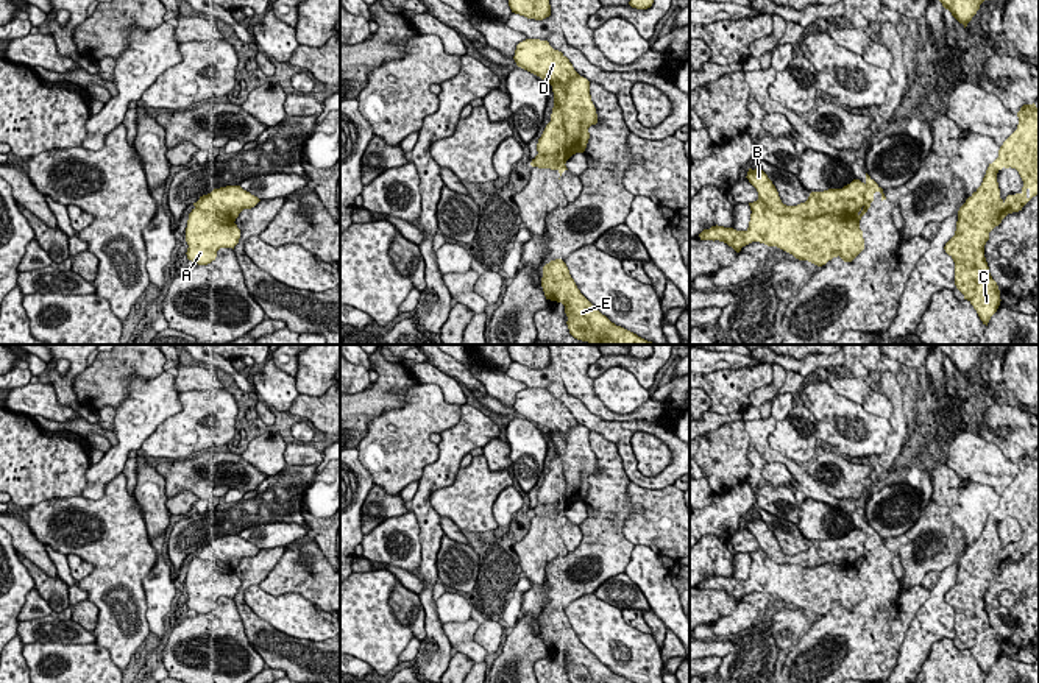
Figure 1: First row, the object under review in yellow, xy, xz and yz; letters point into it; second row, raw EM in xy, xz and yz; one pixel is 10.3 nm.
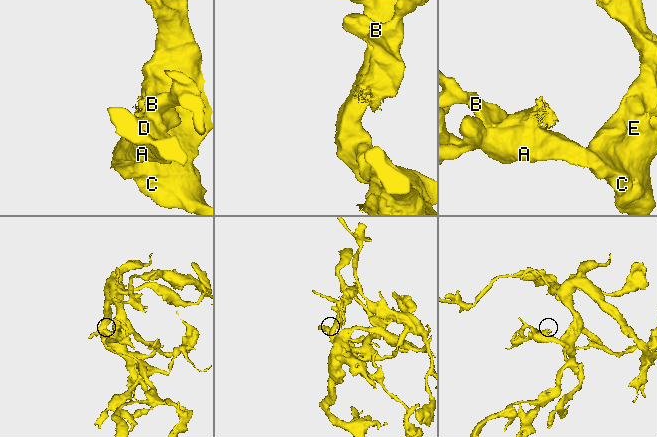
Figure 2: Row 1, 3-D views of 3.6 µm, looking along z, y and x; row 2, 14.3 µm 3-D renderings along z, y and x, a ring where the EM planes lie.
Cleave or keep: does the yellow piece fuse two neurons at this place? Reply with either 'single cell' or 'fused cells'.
fused cells

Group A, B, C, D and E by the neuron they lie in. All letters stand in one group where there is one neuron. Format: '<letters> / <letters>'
A C D E / B

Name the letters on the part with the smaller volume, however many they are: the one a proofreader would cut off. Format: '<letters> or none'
B

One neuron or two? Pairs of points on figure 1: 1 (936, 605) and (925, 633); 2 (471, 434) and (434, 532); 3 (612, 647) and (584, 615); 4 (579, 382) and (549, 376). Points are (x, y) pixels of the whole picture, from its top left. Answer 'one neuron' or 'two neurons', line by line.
1: one neuron
2: one neuron
3: one neuron
4: one neuron

